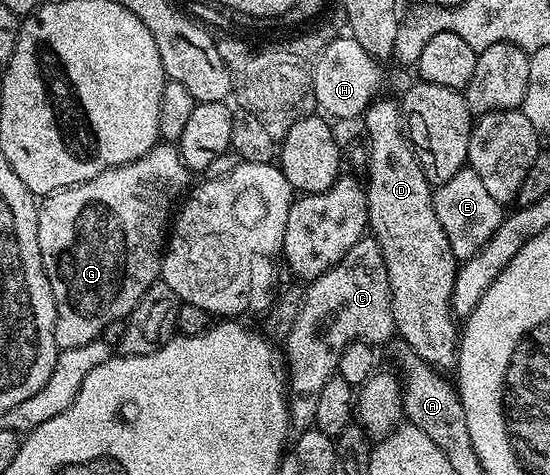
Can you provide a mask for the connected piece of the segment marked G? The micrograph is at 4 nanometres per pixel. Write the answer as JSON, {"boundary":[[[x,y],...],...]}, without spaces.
{"boundary":[[[159,144],[128,164],[100,172],[100,176],[65,190],[55,190],[41,199],[38,243],[56,304],[54,339],[59,350],[80,348],[80,344],[100,338],[112,320],[125,319],[136,308],[140,296],[148,292],[153,282],[159,281],[172,211],[179,201],[178,193],[191,185],[190,178],[192,171],[182,163],[177,149],[170,144]]]}

